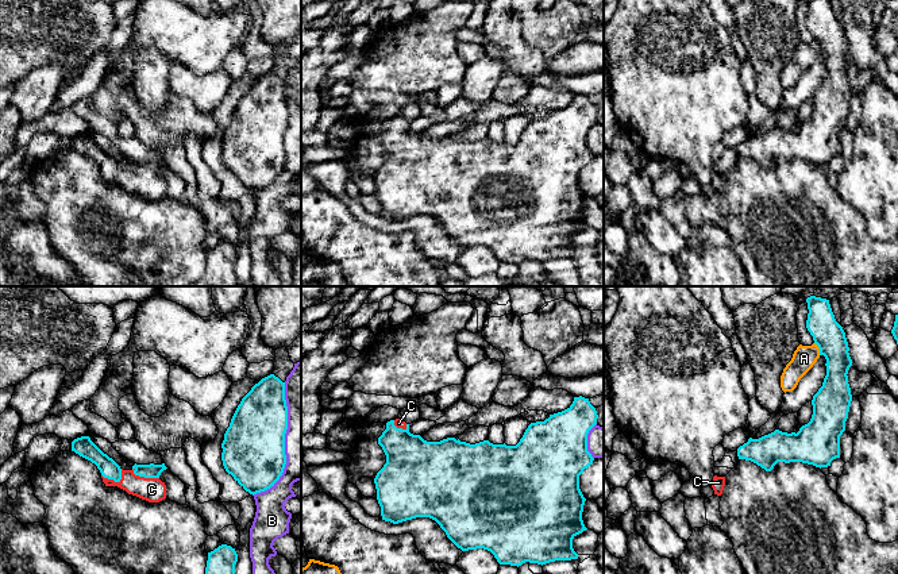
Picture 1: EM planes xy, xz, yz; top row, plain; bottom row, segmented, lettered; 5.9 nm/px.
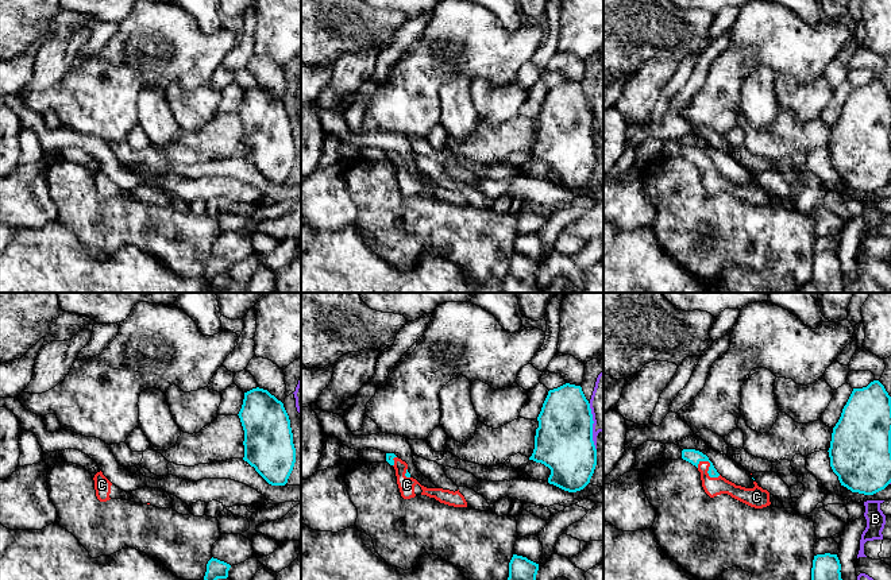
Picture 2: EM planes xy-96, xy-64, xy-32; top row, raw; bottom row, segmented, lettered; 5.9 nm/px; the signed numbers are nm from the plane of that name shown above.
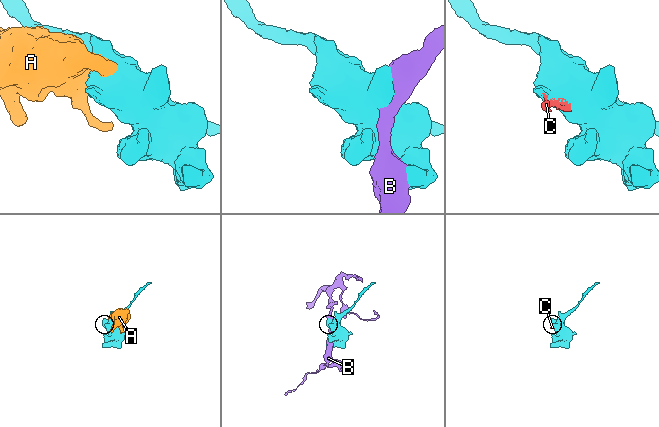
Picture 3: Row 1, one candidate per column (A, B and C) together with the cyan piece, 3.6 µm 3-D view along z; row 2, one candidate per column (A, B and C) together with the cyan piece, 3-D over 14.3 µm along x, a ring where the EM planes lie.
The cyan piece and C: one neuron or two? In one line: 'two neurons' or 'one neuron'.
one neuron

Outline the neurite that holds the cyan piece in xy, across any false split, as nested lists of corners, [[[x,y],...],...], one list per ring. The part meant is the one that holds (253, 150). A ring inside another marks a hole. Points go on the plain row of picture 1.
[[[270,72],[255,81],[242,96],[221,140],[221,158],[226,169],[250,192],[270,186],[282,173],[286,162],[286,127],[285,80]]]

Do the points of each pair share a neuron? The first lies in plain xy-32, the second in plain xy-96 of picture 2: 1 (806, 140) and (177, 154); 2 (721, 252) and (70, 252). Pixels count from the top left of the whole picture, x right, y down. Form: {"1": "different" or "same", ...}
{"1": "same", "2": "different"}

